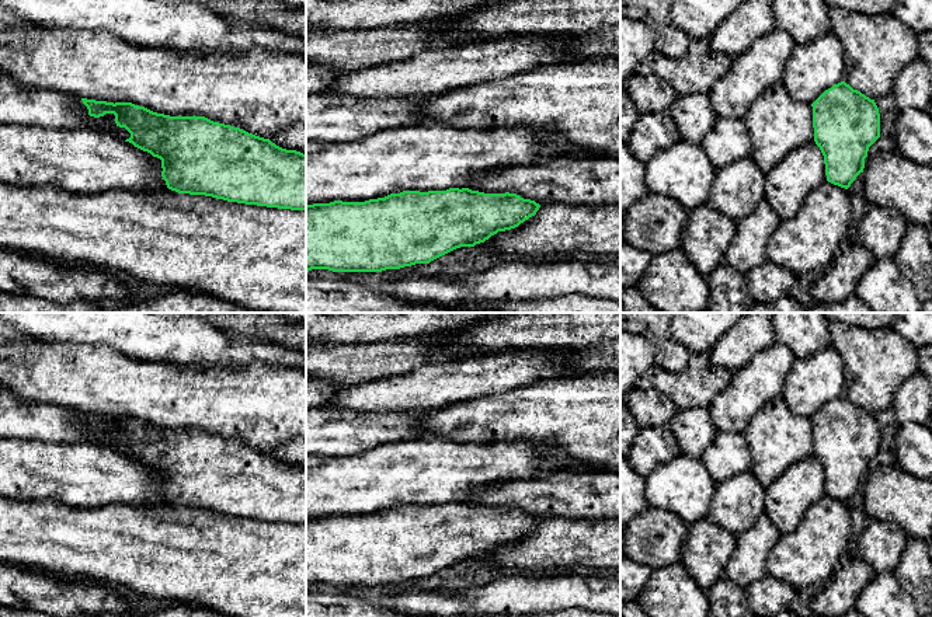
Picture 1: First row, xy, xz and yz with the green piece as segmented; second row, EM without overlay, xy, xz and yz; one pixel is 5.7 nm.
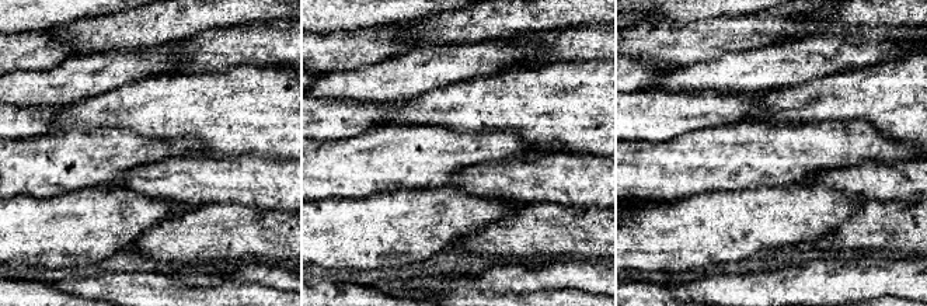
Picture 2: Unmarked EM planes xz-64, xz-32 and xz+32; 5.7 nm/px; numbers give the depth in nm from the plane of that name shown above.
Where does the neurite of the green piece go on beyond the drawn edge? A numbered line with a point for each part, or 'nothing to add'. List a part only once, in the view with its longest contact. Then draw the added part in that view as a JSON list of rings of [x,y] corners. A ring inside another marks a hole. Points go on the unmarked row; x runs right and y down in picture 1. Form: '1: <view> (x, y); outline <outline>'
nothing to add

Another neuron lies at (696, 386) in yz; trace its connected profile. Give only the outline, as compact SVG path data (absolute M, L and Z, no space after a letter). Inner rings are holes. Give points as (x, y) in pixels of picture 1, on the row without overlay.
M709 353L691 355L688 366L674 373L654 365L647 373L653 388L668 397L678 409L709 407L731 381L733 373L710 363Z

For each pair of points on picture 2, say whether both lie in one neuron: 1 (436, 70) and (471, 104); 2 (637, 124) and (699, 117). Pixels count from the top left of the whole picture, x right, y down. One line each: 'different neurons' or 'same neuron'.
1: different neurons
2: same neuron

